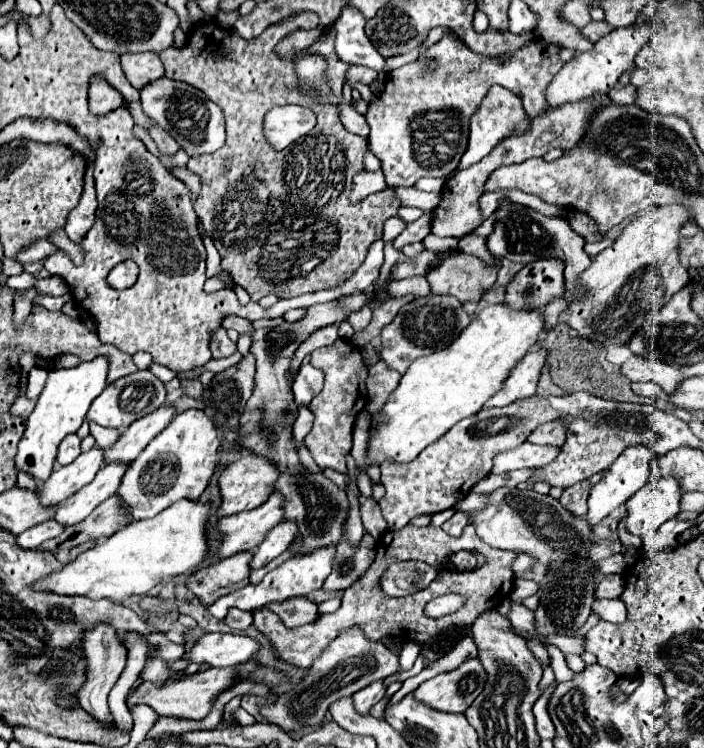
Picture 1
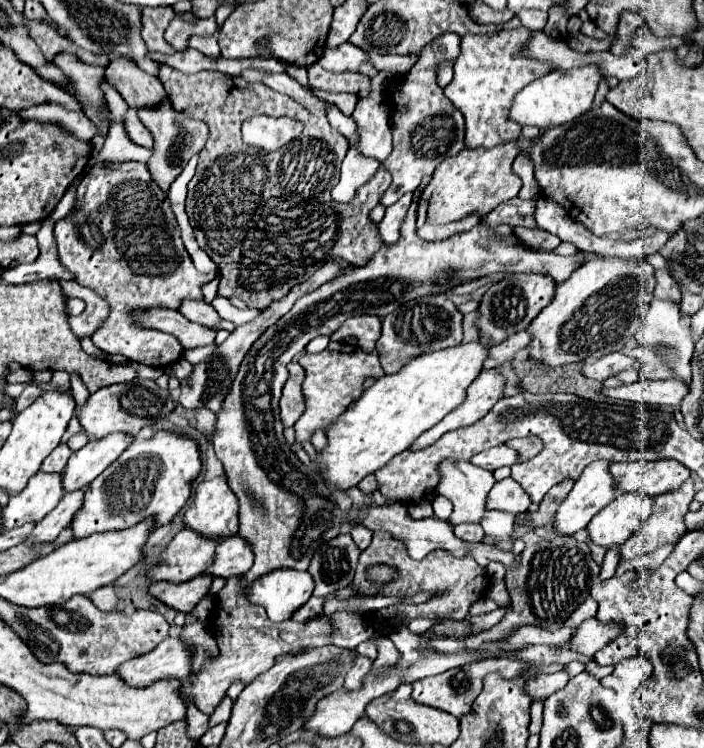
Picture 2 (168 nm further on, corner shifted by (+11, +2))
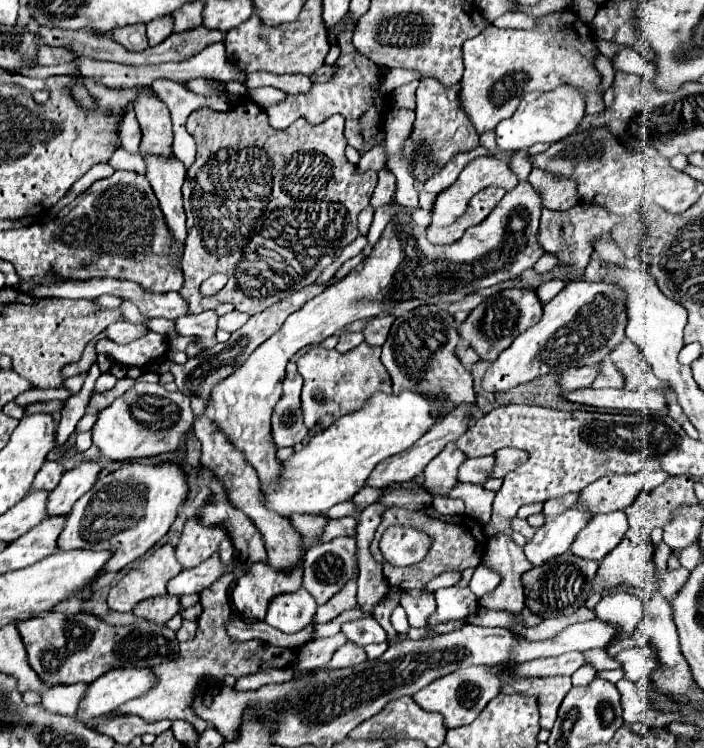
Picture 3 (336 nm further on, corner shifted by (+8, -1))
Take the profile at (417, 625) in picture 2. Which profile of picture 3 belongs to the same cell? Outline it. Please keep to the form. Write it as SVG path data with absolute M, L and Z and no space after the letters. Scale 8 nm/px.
M452 586L452 588L444 588L444 590L436 590L436 612L430 618L430 626L438 624L438 622L446 622L446 620L462 620L470 614L476 612L478 608L478 598L474 596L474 592L466 586Z

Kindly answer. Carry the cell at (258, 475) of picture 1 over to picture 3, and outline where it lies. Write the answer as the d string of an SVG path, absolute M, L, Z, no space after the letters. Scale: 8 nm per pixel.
M192 516L182 530L180 544L176 548L176 560L182 568L194 568L208 560L212 554L220 554L222 566L232 562L232 542L220 526L202 526L198 516Z

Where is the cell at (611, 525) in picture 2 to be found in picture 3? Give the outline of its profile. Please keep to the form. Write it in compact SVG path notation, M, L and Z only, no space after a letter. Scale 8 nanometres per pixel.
M622 510L598 514L576 536L570 552L584 560L602 560L626 534L628 522Z

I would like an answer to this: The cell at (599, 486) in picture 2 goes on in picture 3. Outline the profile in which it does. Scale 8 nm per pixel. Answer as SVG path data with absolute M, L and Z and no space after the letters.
M568 508L554 520L548 520L522 548L528 562L532 566L542 566L544 562L550 562L552 558L568 552L572 540L586 526L588 520L588 512L580 512L574 508Z

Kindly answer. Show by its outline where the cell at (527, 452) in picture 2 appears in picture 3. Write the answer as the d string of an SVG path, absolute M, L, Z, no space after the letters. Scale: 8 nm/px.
M502 448L494 454L494 458L496 458L496 466L492 468L490 478L504 478L510 470L514 470L522 462L526 462L528 454L524 450L516 450L516 448Z

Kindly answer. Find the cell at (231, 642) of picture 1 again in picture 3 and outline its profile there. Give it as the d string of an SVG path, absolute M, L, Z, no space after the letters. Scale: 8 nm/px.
M118 668L88 684L80 700L76 720L88 724L92 718L112 712L116 706L146 694L152 688L154 674L150 668Z

